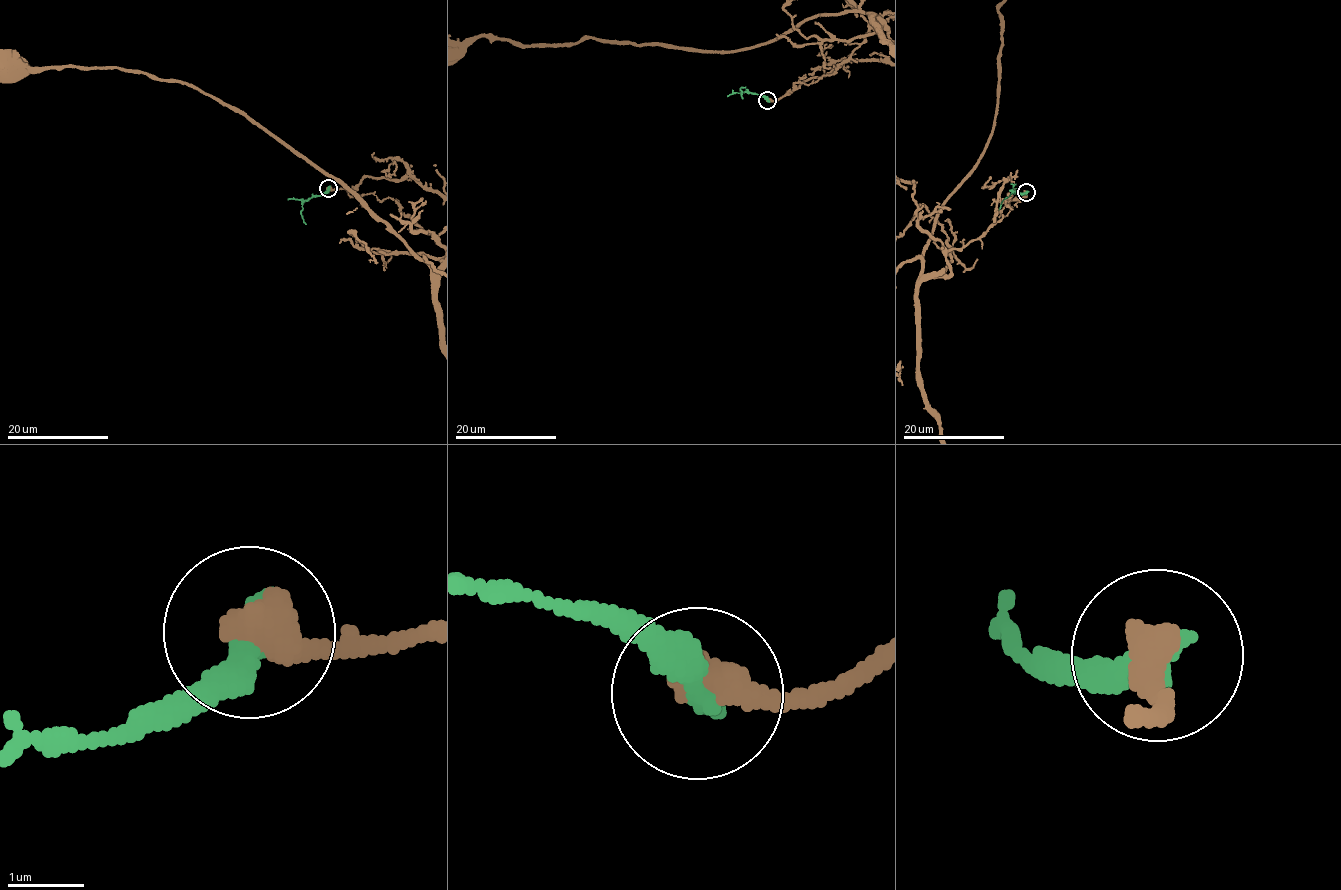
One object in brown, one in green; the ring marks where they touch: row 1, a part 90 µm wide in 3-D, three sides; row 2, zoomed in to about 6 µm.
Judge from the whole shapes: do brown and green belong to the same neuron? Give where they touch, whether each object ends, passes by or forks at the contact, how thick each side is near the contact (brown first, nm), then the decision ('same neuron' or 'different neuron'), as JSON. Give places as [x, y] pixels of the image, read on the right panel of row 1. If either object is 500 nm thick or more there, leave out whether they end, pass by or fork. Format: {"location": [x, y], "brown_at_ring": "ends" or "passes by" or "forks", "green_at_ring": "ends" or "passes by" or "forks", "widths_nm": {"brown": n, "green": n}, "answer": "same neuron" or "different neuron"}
{"location": [1026, 192], "widths_nm": {"brown": 550, "green": 440}, "answer": "different neuron"}

